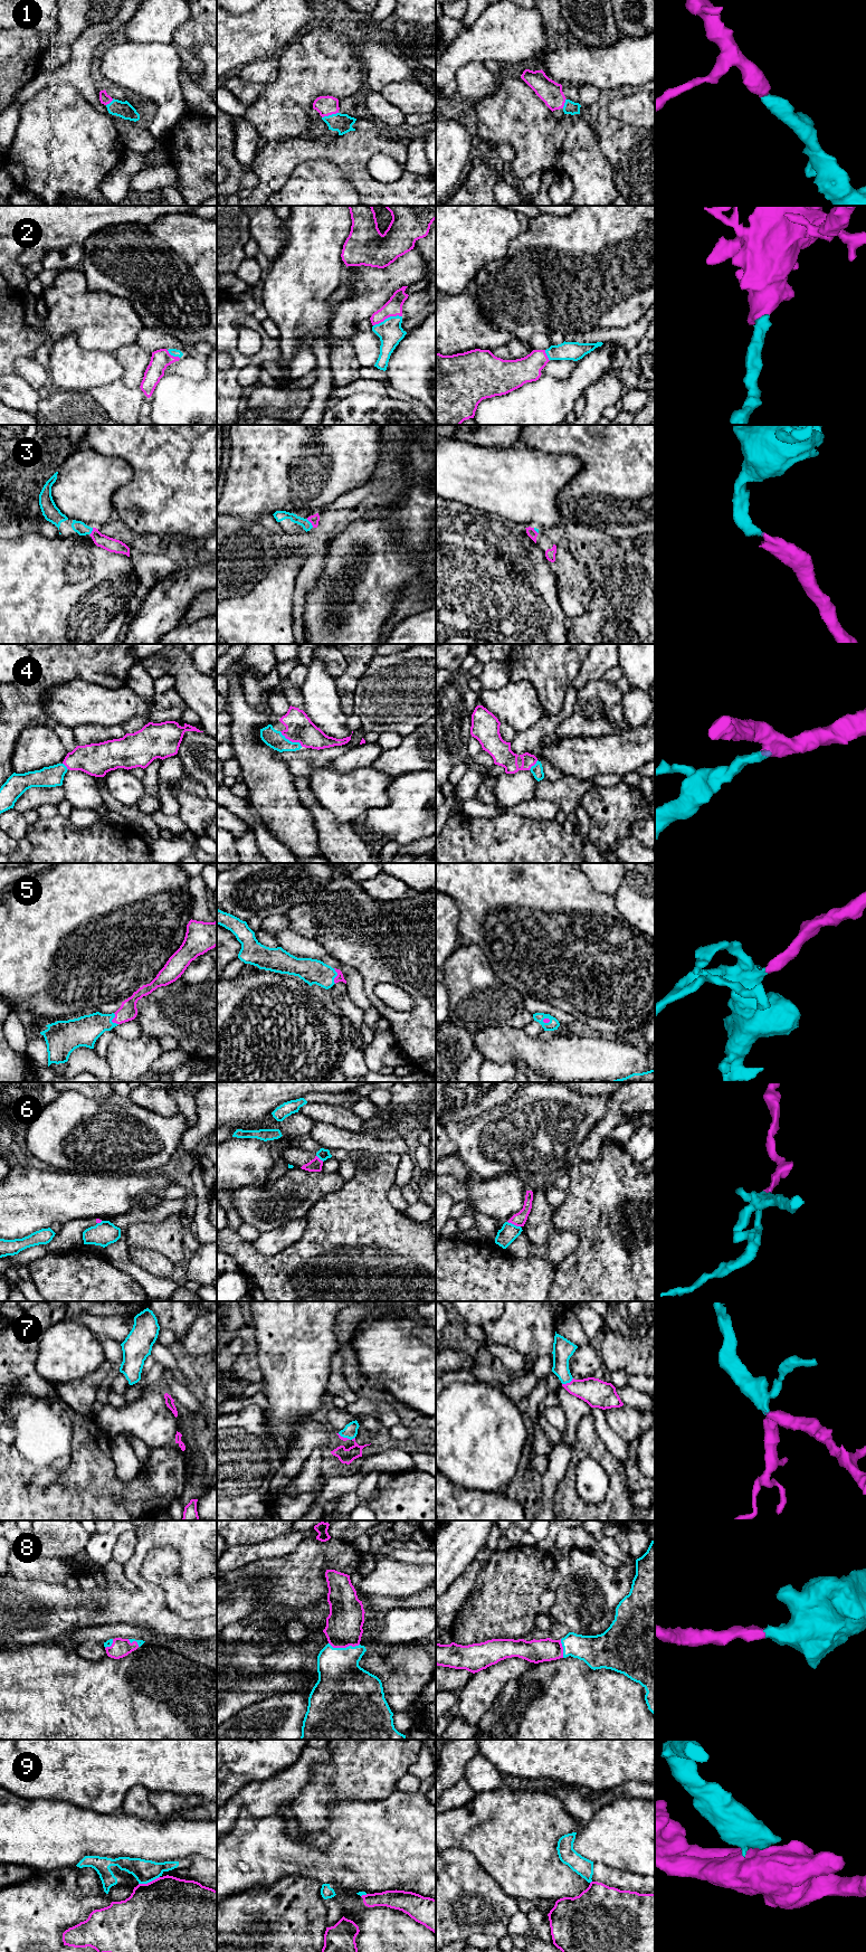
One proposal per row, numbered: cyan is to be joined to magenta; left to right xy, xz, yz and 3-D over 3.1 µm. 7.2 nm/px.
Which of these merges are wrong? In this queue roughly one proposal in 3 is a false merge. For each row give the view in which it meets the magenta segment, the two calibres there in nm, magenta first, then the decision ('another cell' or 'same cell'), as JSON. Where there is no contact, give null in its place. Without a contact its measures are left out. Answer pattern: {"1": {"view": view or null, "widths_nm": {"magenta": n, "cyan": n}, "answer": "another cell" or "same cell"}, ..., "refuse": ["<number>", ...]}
{"1": {"view": "xz", "widths_nm": {"magenta": 140, "cyan": 140}, "answer": "same cell"}, "2": {"view": "xz", "widths_nm": {"magenta": 120, "cyan": 180}, "answer": "same cell"}, "3": {"view": "xz", "widths_nm": {"magenta": 70, "cyan": 80}, "answer": "same cell"}, "4": {"view": "xz", "widths_nm": {"magenta": 200, "cyan": 130}, "answer": "same cell"}, "5": {"view": "xz", "widths_nm": {"magenta": 50, "cyan": 180}, "answer": "same cell"}, "6": {"view": "yz", "widths_nm": {"magenta": 90, "cyan": 130}, "answer": "another cell"}, "7": {"view": "yz", "widths_nm": {"magenta": 200, "cyan": 150}, "answer": "same cell"}, "8": {"view": "xz", "widths_nm": {"magenta": 260, "cyan": 340}, "answer": "same cell"}, "9": {"view": "xy", "widths_nm": {"magenta": 500, "cyan": 160}, "answer": "another cell"}, "refuse": ["6", "9"]}

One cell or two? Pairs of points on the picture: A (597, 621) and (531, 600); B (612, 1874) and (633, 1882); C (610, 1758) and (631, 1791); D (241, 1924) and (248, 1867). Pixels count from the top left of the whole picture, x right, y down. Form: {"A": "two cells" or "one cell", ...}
{"A": "two cells", "B": "one cell", "C": "two cells", "D": "two cells"}

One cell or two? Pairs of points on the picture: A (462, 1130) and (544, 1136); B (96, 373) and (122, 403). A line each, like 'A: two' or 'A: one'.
A: one
B: two

